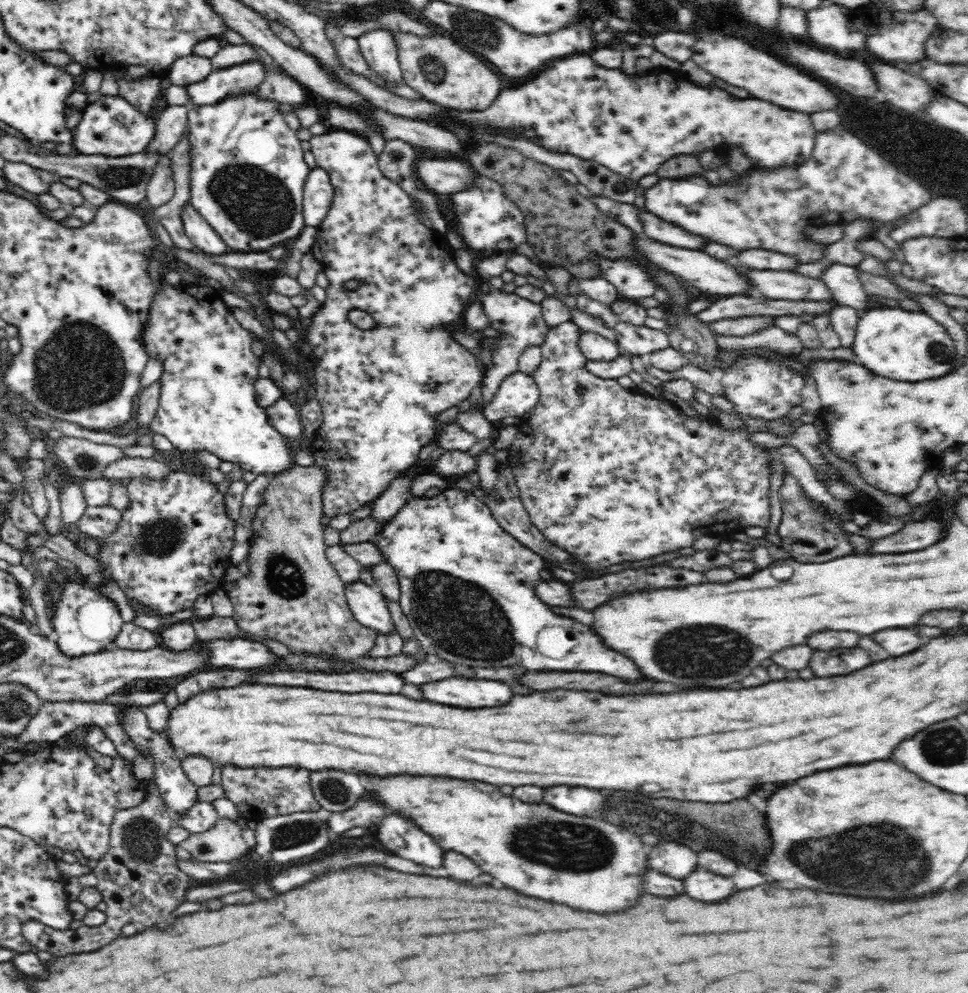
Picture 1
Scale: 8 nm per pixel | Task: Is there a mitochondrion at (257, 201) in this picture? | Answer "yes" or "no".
yes

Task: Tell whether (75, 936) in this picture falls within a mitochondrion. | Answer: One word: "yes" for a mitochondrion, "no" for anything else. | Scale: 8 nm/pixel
no

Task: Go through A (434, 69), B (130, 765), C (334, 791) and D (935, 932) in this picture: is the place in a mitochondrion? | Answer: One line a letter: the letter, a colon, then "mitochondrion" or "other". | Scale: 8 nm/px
A: mitochondrion
B: other
C: mitochondrion
D: other

